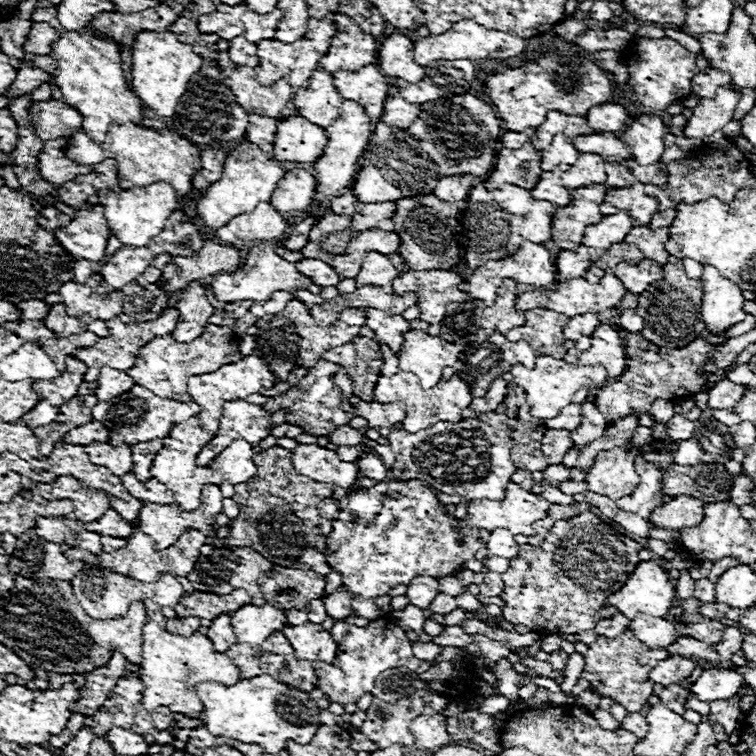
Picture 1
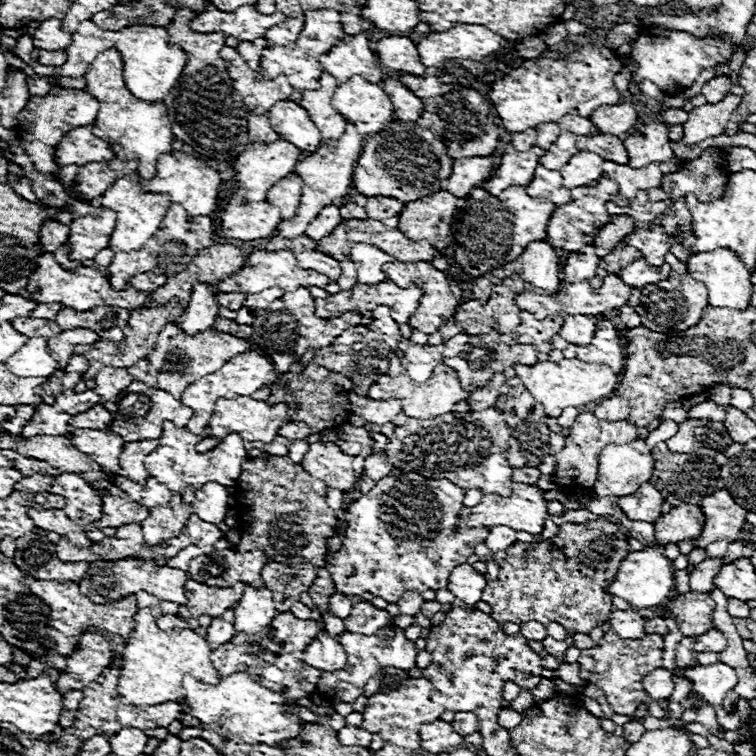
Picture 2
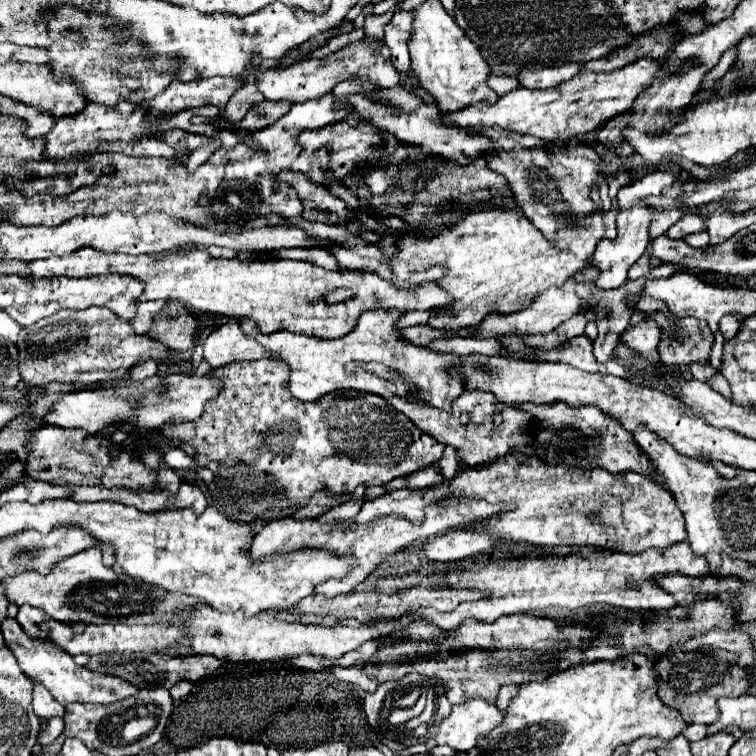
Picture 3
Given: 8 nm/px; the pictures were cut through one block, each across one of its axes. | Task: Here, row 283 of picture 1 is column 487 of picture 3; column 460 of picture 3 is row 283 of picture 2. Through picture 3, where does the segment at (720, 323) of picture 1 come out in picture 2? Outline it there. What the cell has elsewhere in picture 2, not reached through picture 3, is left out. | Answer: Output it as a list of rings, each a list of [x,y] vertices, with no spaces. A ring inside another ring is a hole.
[[[718,250],[718,252],[690,256],[686,266],[688,266],[688,274],[694,280],[706,284],[710,306],[716,306],[716,308],[728,306],[728,308],[738,308],[738,310],[744,310],[750,306],[750,296],[752,296],[750,272],[744,268],[742,260],[738,260],[738,256],[734,256],[730,250]]]

